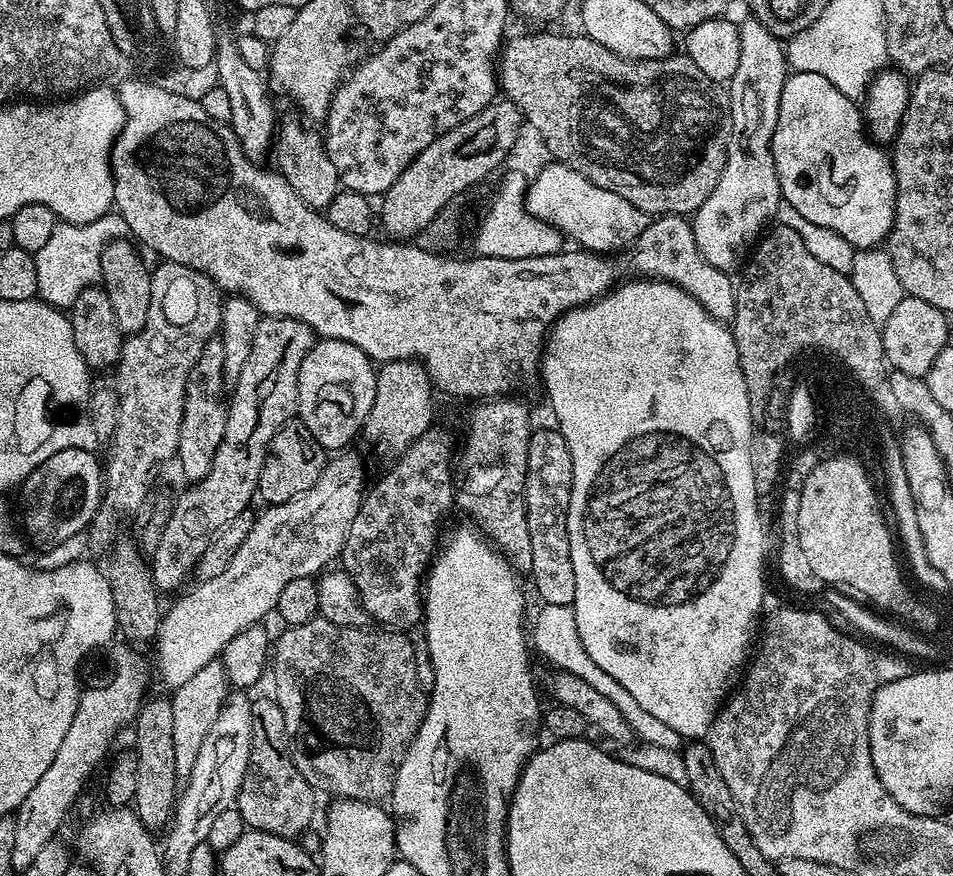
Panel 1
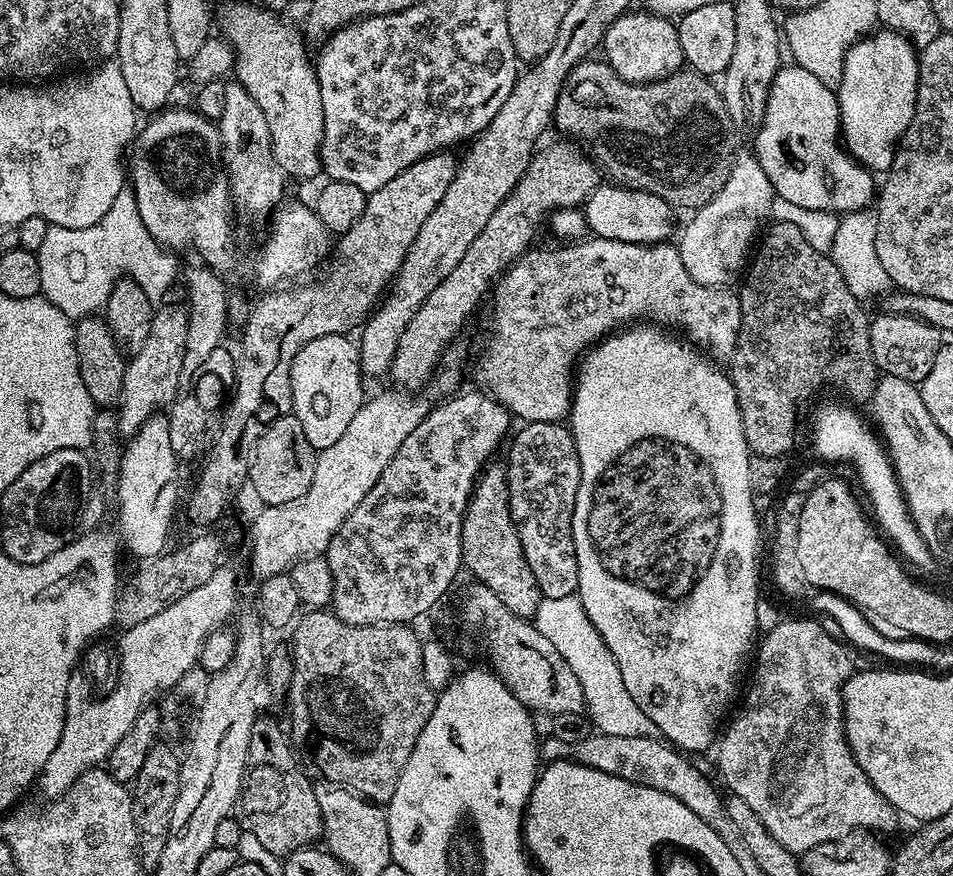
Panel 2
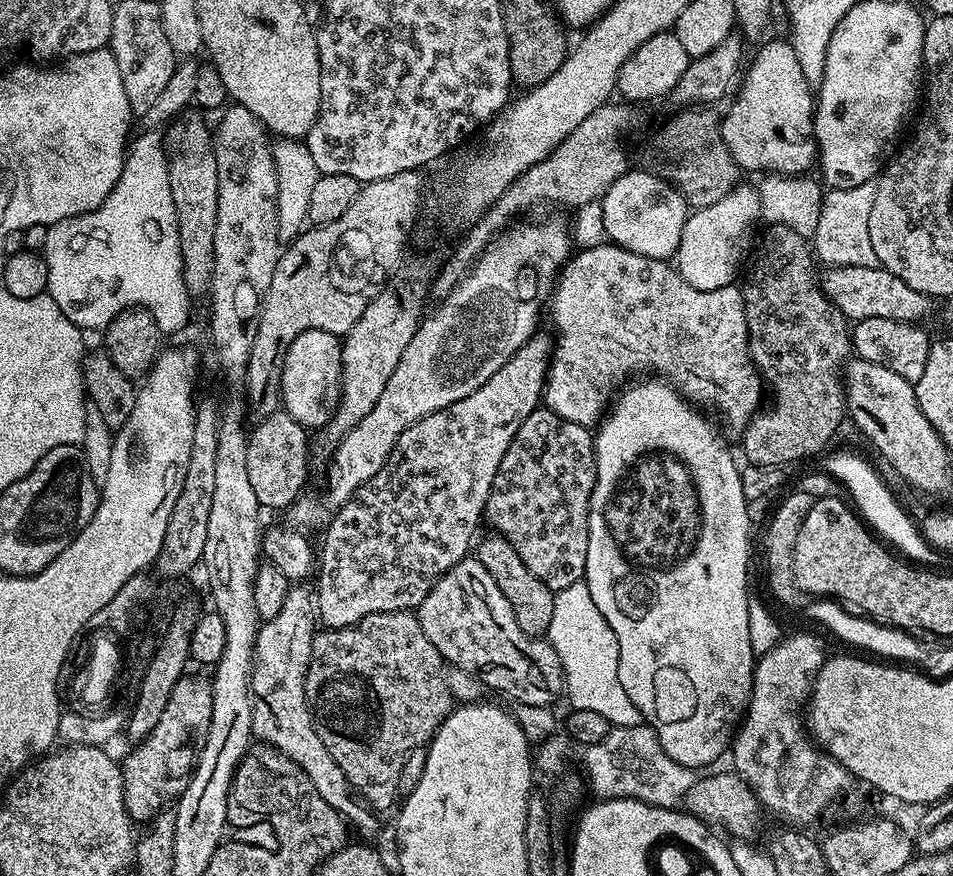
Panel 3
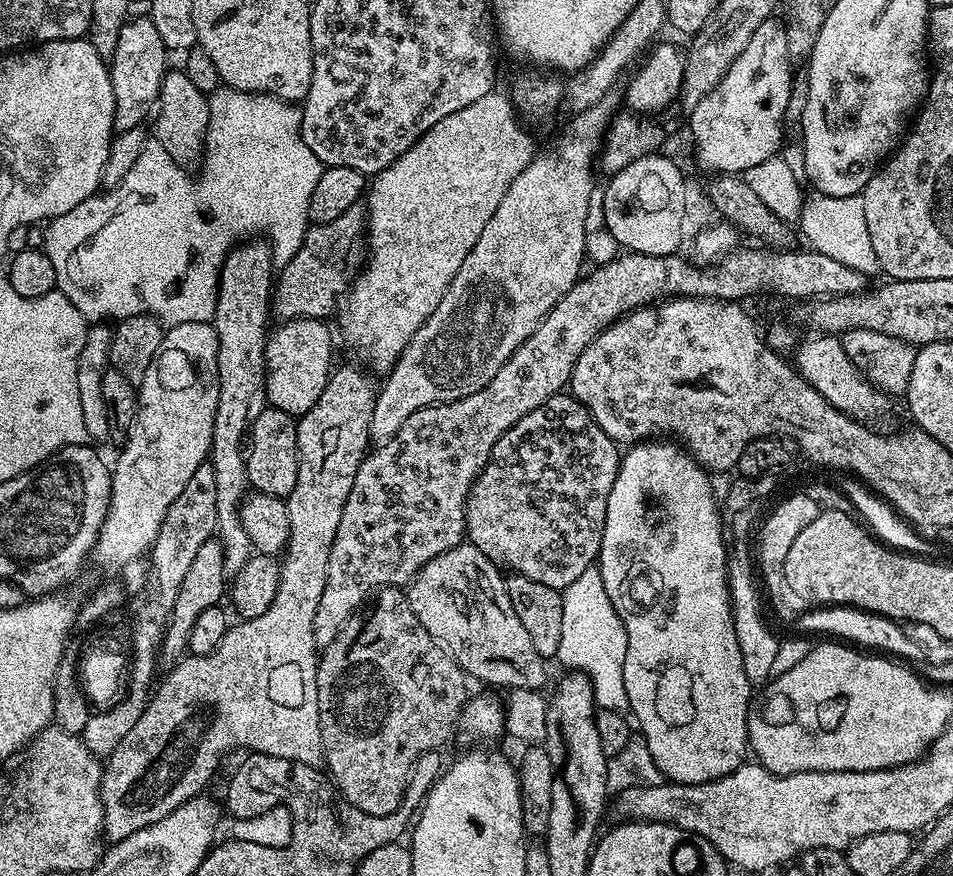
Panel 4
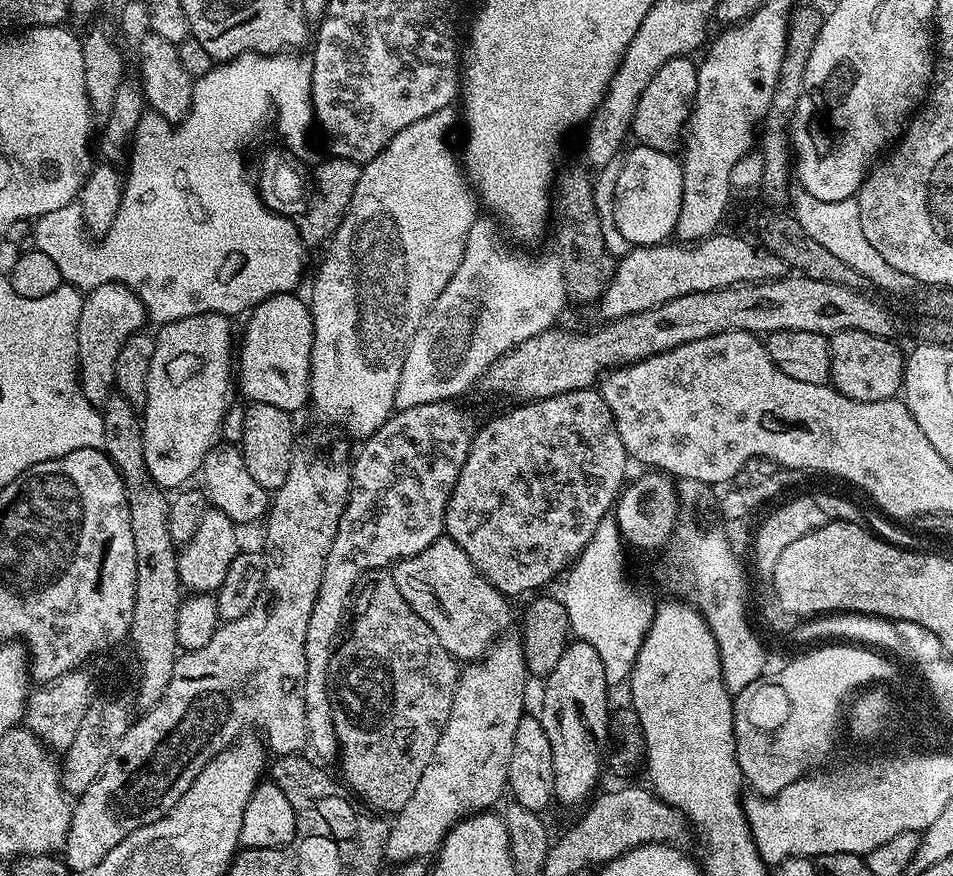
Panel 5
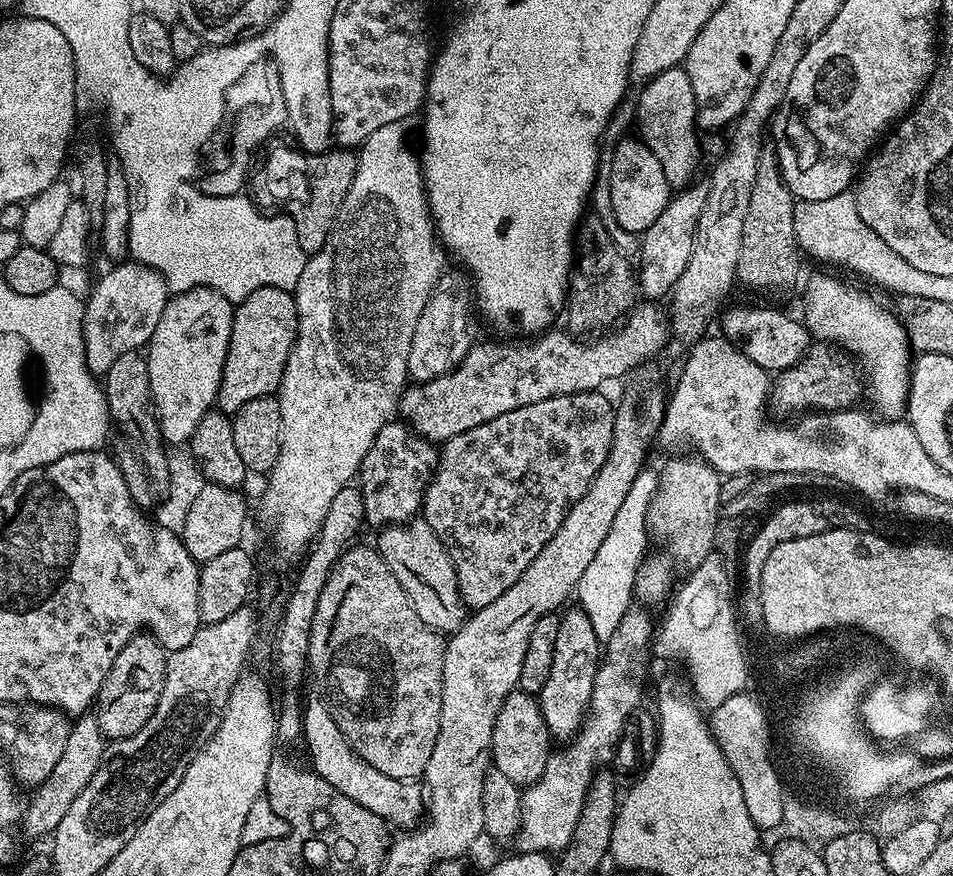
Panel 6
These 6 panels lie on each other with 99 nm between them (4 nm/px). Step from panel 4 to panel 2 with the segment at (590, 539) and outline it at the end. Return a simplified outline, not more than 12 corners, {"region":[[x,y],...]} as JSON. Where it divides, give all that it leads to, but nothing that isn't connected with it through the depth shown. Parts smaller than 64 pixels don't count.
{"region":[[525,423],[506,459],[510,514],[541,597],[575,596],[578,450]]}

